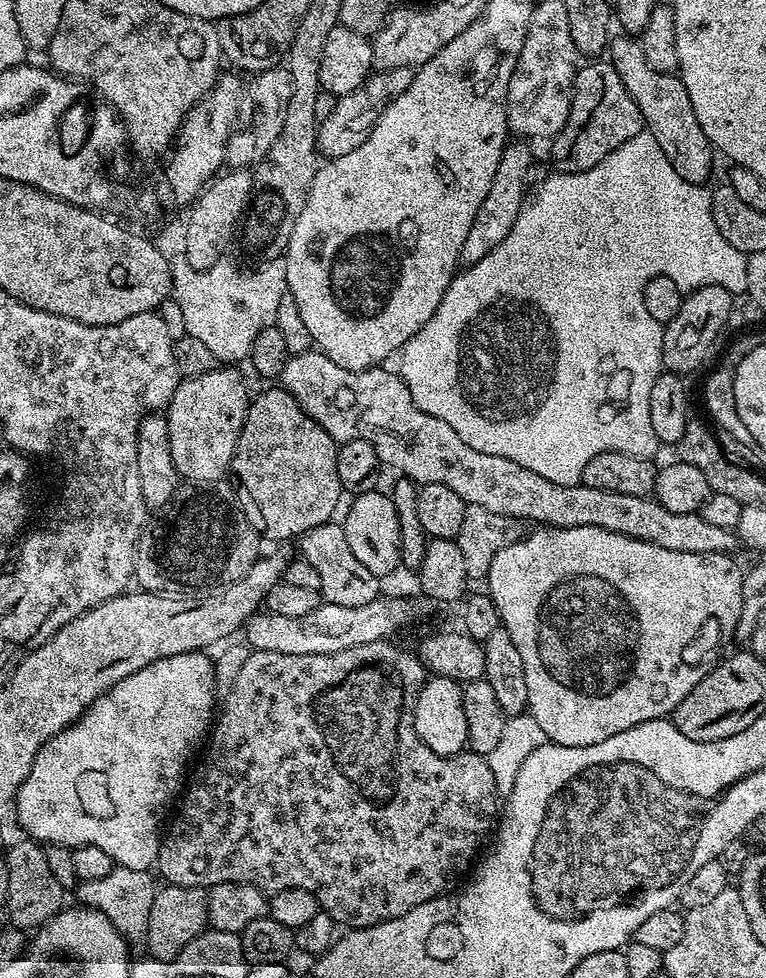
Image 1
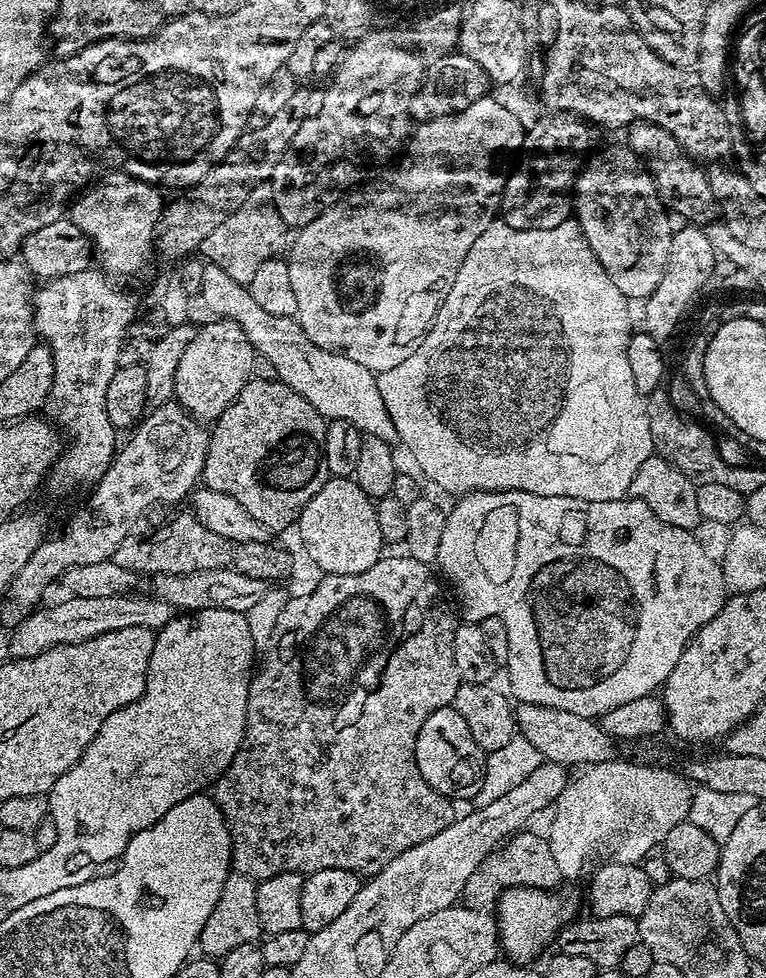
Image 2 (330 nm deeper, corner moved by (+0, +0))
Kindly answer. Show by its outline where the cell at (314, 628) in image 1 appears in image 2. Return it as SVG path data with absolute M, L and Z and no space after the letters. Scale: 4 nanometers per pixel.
M145 594L142 597L136 595L110 595L103 598L68 596L64 598L64 601L48 608L38 608L11 629L7 655L11 659L36 657L56 645L77 644L109 633L110 630L126 629L133 626L142 626L157 632L165 628L177 615L178 610L170 606L168 602L162 602L161 599L150 594Z

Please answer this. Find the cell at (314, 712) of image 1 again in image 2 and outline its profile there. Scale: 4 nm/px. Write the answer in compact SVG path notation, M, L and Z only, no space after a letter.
M385 555L374 566L370 566L370 570L362 570L362 574L321 575L321 580L313 586L312 592L305 596L293 595L286 602L274 626L272 638L263 649L258 667L252 673L242 746L238 754L234 754L234 762L230 762L214 785L214 799L232 839L232 868L235 871L257 882L274 878L274 874L283 872L307 874L331 868L350 870L361 878L367 878L378 874L382 866L394 862L402 850L418 846L418 842L426 842L426 838L434 838L434 834L446 830L446 826L456 819L458 812L452 809L455 808L453 801L438 794L438 790L434 790L430 782L422 778L414 755L414 741L418 730L422 730L422 722L426 722L434 710L449 707L462 683L458 666L454 666L454 634L458 627L458 616L453 605L444 601L440 593L441 581L437 573L432 571L429 565L418 562L413 556Z

